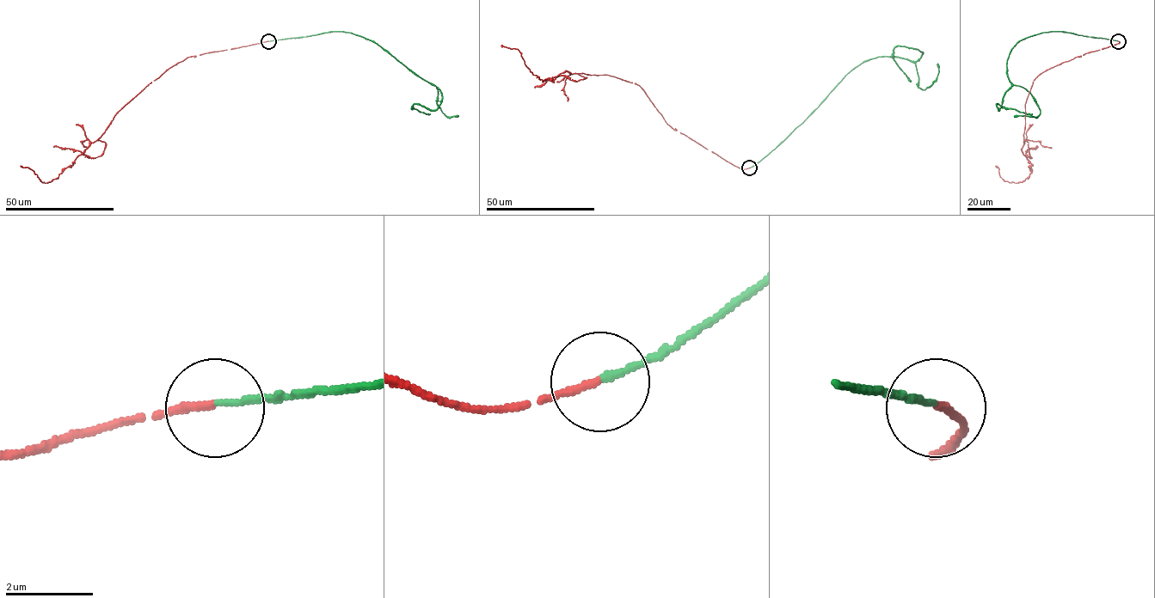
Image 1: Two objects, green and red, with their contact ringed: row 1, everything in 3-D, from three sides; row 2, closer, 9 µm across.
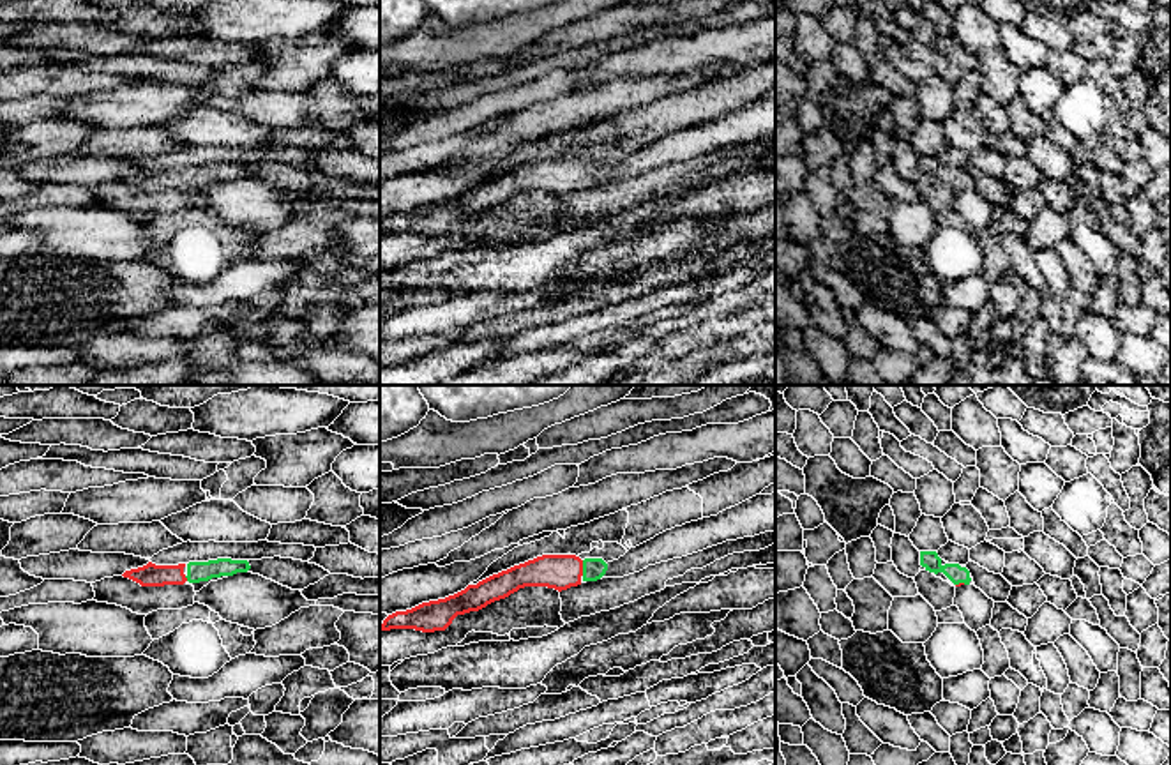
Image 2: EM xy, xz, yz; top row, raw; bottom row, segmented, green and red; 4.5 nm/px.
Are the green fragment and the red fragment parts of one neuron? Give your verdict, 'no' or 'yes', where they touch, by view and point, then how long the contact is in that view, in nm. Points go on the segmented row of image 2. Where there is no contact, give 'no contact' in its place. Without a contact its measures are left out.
yes | xz (583, 568) | 70 nm

